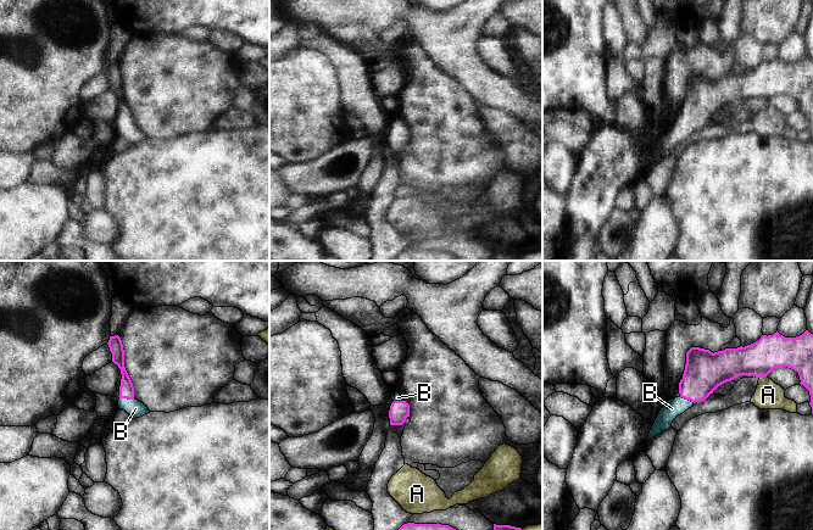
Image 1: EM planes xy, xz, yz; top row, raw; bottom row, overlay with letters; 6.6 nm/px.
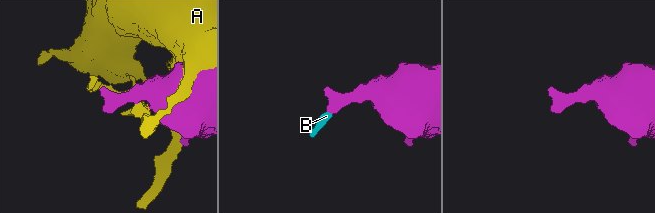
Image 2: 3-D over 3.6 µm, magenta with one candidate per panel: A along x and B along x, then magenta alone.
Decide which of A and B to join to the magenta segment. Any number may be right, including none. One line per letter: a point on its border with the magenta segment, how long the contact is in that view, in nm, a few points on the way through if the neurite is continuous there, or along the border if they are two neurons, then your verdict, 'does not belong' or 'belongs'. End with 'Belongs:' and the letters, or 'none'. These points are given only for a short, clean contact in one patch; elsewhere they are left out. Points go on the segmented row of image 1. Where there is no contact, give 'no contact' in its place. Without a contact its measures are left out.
A: yz (762, 377) | 50 nm | does not belong
B: xy (127, 397) | 100 nm | across xy (126, 390), (127, 397), (135, 408) | belongs
Belongs: B

